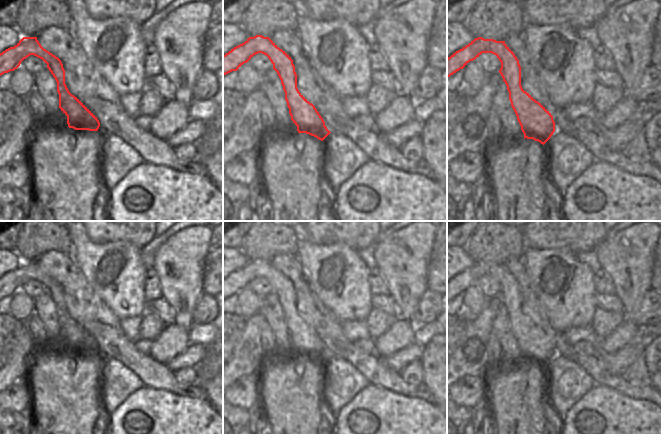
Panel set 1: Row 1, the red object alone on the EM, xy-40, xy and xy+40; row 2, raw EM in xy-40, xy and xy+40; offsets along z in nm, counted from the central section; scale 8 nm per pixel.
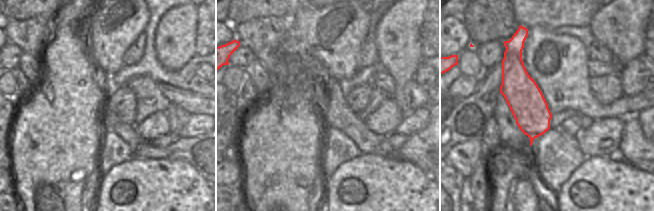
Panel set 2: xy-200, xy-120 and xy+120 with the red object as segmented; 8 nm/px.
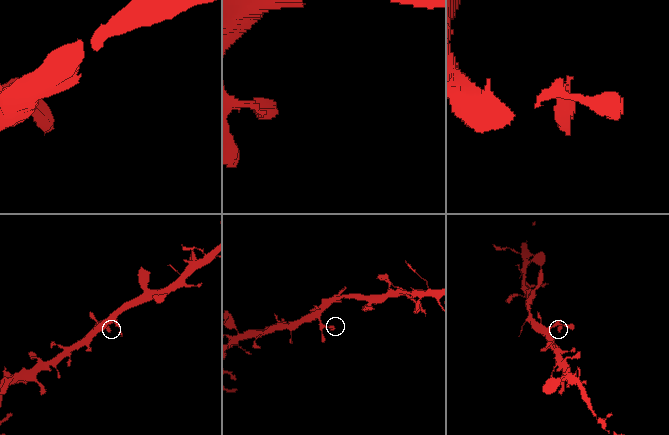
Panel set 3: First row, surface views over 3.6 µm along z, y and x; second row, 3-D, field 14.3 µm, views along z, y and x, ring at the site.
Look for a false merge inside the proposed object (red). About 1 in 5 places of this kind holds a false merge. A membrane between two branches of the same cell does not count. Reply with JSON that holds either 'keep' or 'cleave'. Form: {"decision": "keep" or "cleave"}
{"decision": "keep"}

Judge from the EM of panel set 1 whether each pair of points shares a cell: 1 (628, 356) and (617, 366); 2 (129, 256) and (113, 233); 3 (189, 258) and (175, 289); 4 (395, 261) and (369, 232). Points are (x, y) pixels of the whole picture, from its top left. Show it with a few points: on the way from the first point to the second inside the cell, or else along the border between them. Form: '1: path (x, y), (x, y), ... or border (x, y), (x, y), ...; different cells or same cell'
1: path (625, 358), (620, 363); same cell
2: border (95, 242), (129, 241), (140, 249); different cells
3: path (181, 266), (181, 281); same cell
4: border (380, 233), (374, 242); different cells

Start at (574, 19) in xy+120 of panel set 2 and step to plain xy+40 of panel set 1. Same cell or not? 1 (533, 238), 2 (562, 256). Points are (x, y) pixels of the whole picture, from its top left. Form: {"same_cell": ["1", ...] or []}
{"same_cell": ["1"]}

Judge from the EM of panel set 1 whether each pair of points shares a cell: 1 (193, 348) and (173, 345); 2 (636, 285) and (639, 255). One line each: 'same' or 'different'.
1: different
2: same

